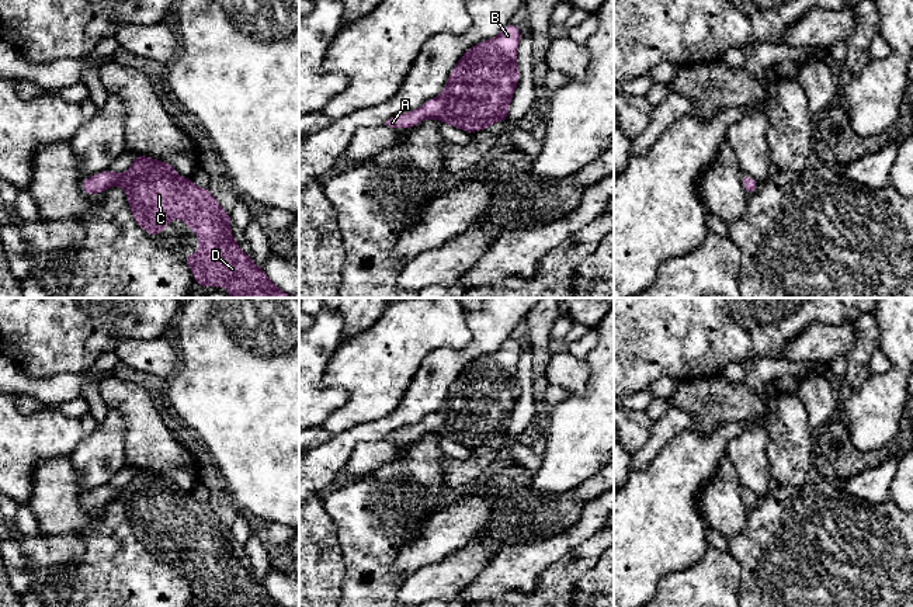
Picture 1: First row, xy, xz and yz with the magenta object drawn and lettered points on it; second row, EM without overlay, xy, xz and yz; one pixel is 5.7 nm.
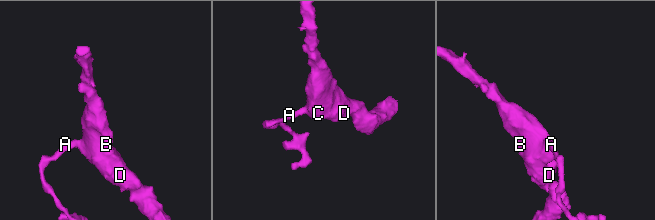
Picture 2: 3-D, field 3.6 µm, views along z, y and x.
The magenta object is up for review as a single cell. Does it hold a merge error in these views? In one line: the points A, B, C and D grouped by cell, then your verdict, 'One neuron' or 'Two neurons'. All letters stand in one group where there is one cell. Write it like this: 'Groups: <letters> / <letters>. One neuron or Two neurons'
Groups: A B C D. One neuron

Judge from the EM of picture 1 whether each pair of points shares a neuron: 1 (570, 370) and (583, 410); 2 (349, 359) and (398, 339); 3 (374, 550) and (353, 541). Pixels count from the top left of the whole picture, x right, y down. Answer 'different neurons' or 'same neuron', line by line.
1: different neurons
2: same neuron
3: same neuron

